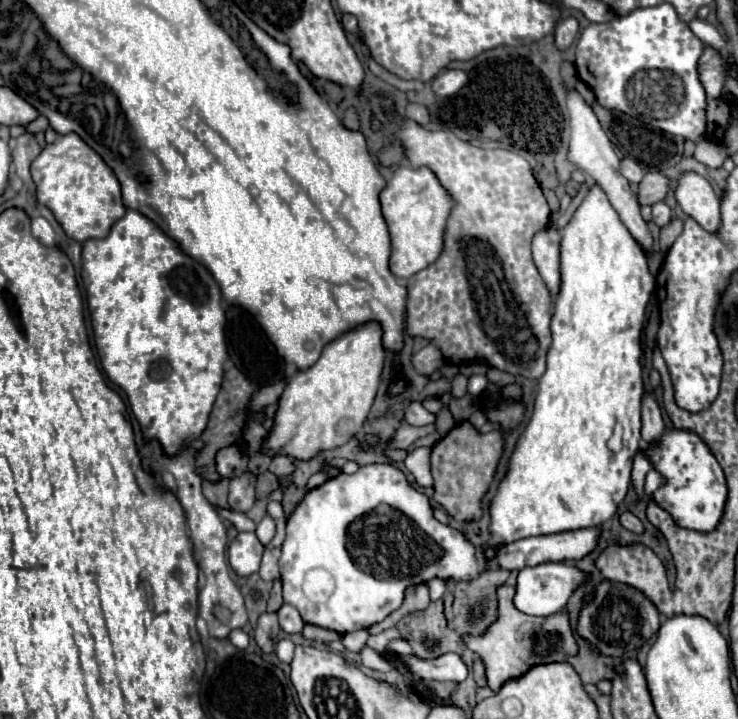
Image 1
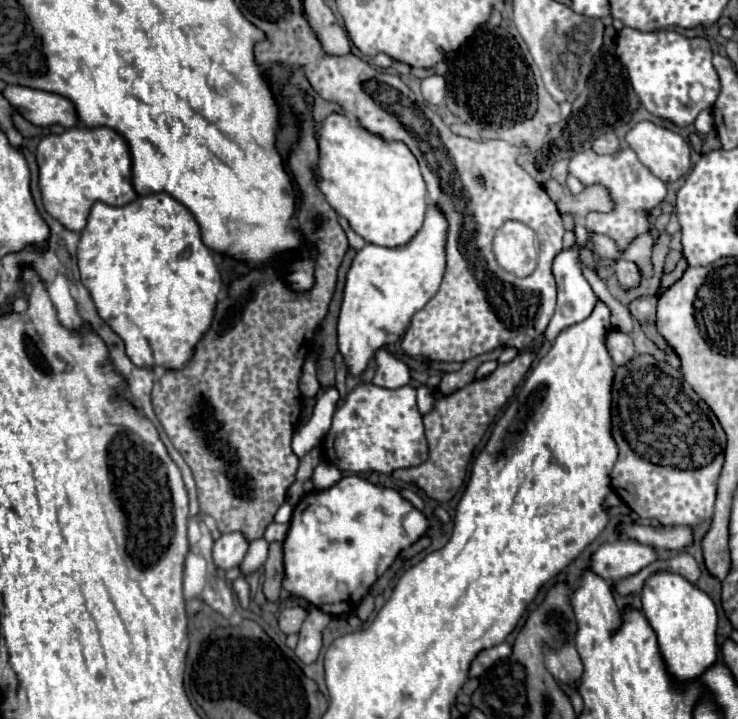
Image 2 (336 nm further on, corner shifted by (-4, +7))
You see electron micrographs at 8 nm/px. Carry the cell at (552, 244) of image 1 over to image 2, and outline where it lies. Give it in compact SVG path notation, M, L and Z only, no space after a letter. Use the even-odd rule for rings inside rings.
M576 223L576 243L574 247L570 249L562 249L556 257L554 257L554 263L552 263L552 275L556 279L556 289L558 289L558 303L556 303L556 313L552 317L552 321L548 323L546 331L544 331L544 337L546 341L554 341L556 335L574 325L574 323L580 323L582 319L588 317L588 313L592 313L594 309L594 303L598 301L598 297L594 295L594 291L590 289L586 277L582 275L582 259L580 259L580 249L586 245L588 241L588 231L582 223Z

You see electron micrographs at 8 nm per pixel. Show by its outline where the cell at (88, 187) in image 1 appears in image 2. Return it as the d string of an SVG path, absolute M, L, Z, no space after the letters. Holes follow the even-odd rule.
M72 127L62 135L48 135L36 149L40 167L40 191L46 211L66 229L80 233L86 225L90 207L96 201L108 205L126 205L136 199L132 187L132 165L128 143L120 133L108 127Z

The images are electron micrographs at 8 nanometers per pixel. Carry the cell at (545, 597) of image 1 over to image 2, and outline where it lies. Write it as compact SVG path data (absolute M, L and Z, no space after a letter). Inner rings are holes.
M620 537L614 543L604 543L596 553L592 553L588 569L610 583L638 573L654 559L656 553L652 547Z

